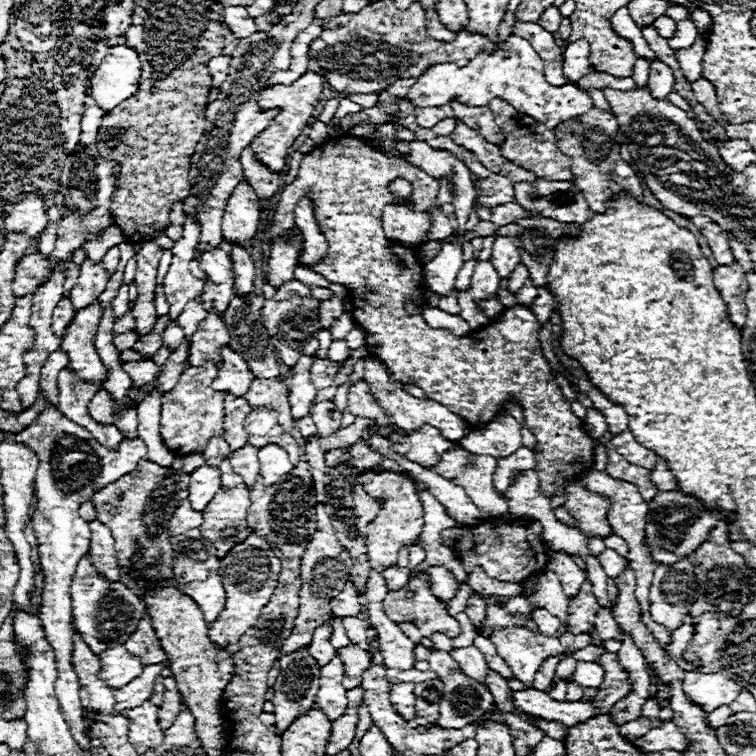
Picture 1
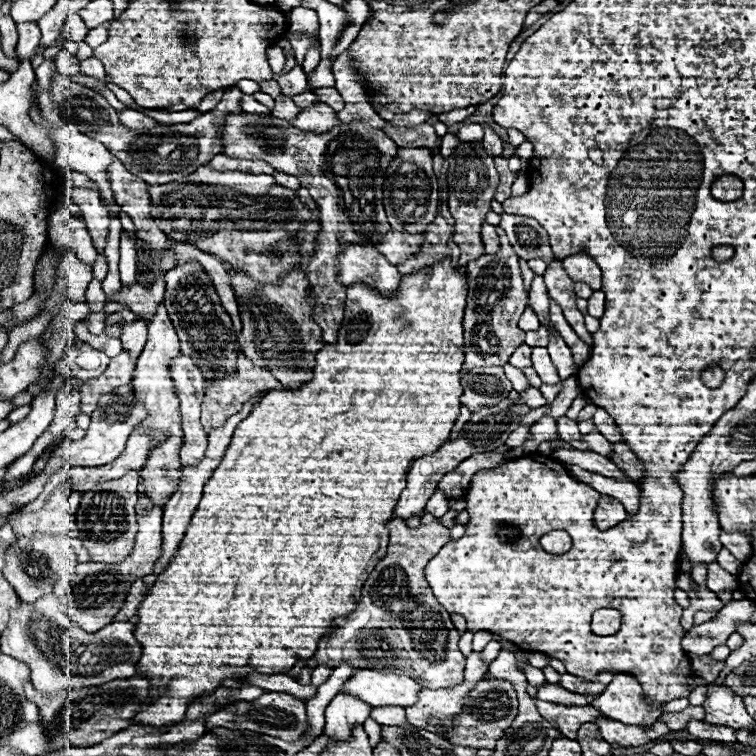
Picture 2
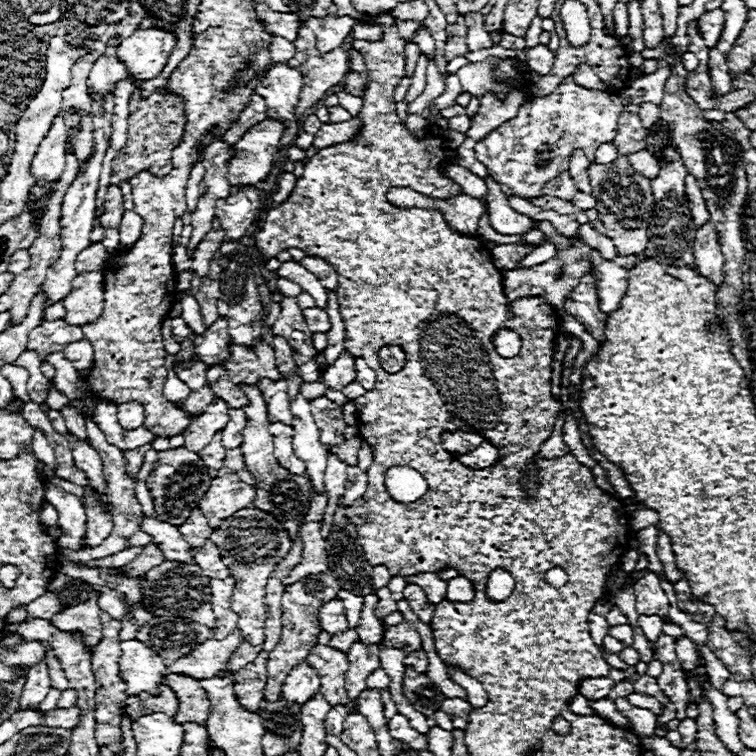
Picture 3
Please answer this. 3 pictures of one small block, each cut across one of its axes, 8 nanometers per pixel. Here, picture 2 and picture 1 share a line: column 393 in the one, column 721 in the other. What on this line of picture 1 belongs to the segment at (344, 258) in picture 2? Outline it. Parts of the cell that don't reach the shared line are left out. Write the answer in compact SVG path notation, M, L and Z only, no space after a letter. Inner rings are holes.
M738 262L724 266L720 264L718 268L712 270L716 288L720 288L720 296L724 296L724 302L728 304L728 312L732 312L730 320L742 330L746 322L746 304L744 296L748 290L748 282L744 278L744 270Z

